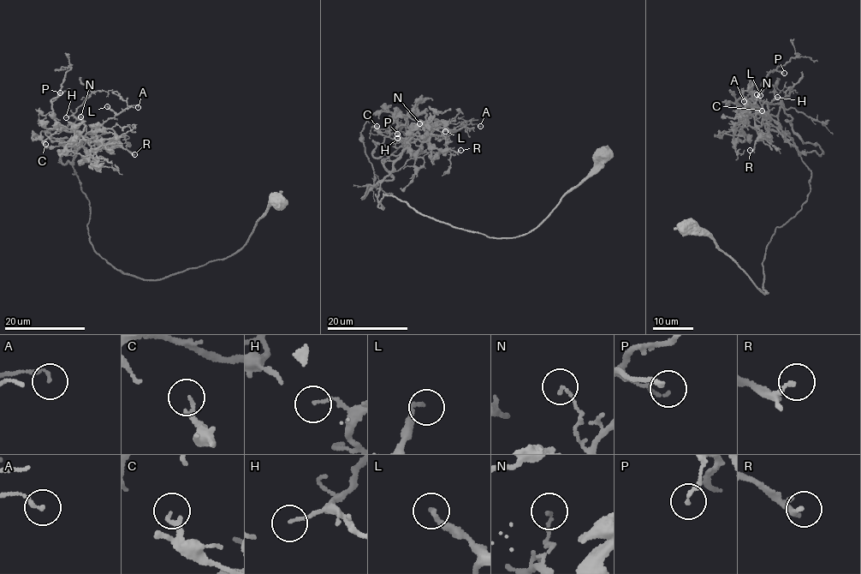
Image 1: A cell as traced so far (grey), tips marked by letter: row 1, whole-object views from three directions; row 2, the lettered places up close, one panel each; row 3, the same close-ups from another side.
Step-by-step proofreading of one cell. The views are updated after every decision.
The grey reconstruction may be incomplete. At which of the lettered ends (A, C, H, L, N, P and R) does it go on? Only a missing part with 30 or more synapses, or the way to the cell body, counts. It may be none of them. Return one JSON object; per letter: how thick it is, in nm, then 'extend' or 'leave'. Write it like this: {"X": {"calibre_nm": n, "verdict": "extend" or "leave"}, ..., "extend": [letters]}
{"A": {"calibre_nm": 130, "verdict": "leave"}, "C": {"calibre_nm": 140, "verdict": "leave"}, "H": {"calibre_nm": 100, "verdict": "leave"}, "L": {"calibre_nm": 160, "verdict": "leave"}, "N": {"calibre_nm": 120, "verdict": "leave"}, "P": {"calibre_nm": 110, "verdict": "leave"}, "R": {"calibre_nm": 120, "verdict": "leave"}, "extend": []}

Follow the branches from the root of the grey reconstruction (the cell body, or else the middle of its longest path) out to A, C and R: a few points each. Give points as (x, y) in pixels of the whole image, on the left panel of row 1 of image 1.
A: (277, 201), (227, 257), (162, 279), (113, 268), (89, 238), (90, 204), (72, 164), (91, 129), (138, 107)
C: (277, 201), (227, 257), (162, 279), (134, 277), (89, 238), (90, 204), (72, 164), (80, 144), (45, 144)
R: (277, 201), (227, 257), (162, 279), (123, 273), (89, 238), (90, 204), (72, 164), (82, 140), (134, 154)

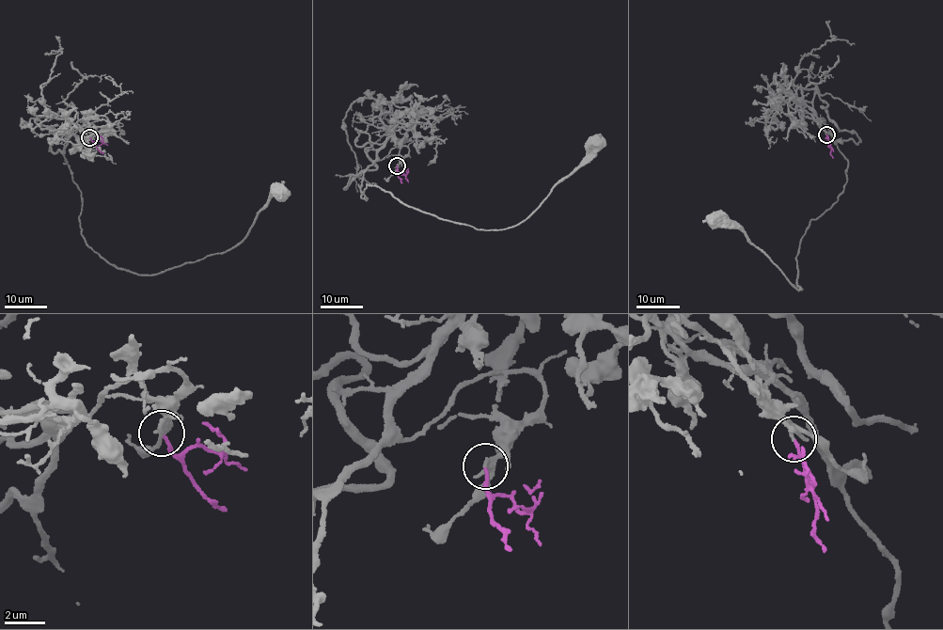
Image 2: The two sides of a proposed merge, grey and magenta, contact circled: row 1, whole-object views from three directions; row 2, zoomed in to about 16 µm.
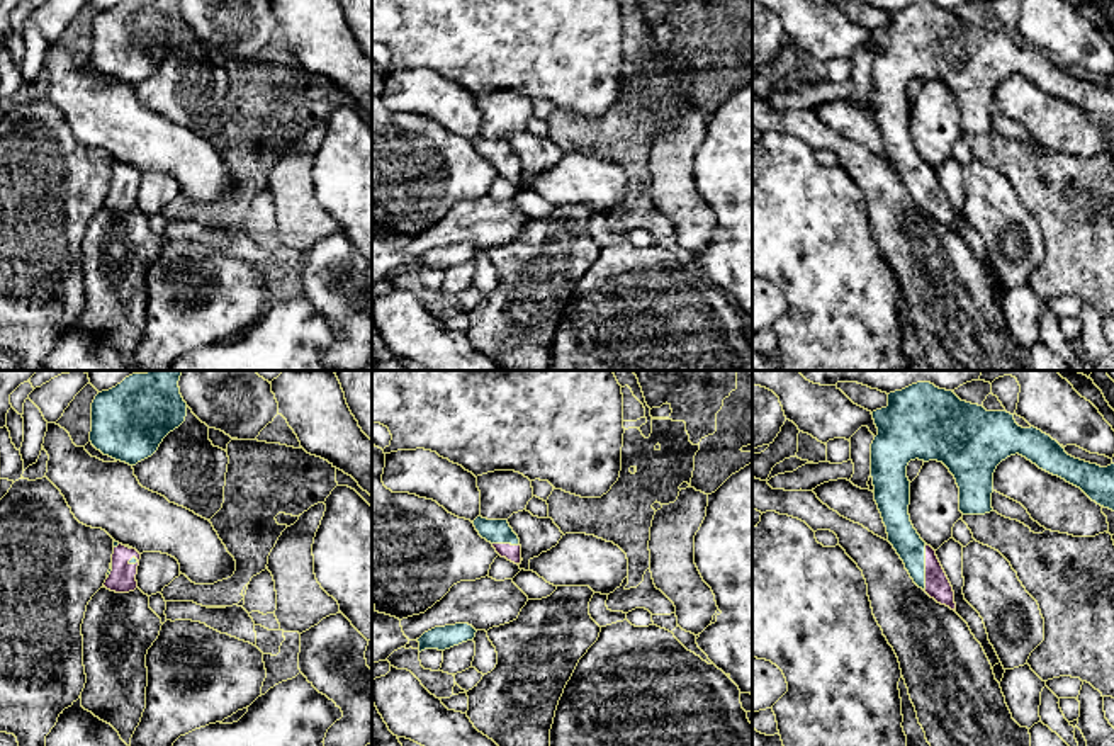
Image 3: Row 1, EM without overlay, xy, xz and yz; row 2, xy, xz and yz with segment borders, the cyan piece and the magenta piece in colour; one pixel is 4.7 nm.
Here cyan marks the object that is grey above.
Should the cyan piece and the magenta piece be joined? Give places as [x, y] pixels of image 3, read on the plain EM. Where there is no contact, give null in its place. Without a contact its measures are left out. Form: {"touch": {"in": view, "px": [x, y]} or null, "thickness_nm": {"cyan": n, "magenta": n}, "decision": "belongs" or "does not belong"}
{"touch": {"in": "yz", "px": [924, 187]}, "thickness_nm": {"cyan": 140, "magenta": 120}, "decision": "belongs"}

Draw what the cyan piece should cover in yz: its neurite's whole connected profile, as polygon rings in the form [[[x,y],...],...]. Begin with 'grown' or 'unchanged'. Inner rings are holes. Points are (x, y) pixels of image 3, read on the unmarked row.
grown; [[[917,2],[890,12],[888,25],[871,34],[878,48],[871,63],[873,112],[888,161],[914,202],[954,231],[954,211],[936,170],[910,141],[910,80],[937,80],[949,88],[959,107],[963,134],[993,131],[993,92],[1016,73],[1114,131],[1114,83],[1100,87],[1075,78],[1041,49],[1019,46],[1007,31],[987,31],[961,20],[953,10]]]

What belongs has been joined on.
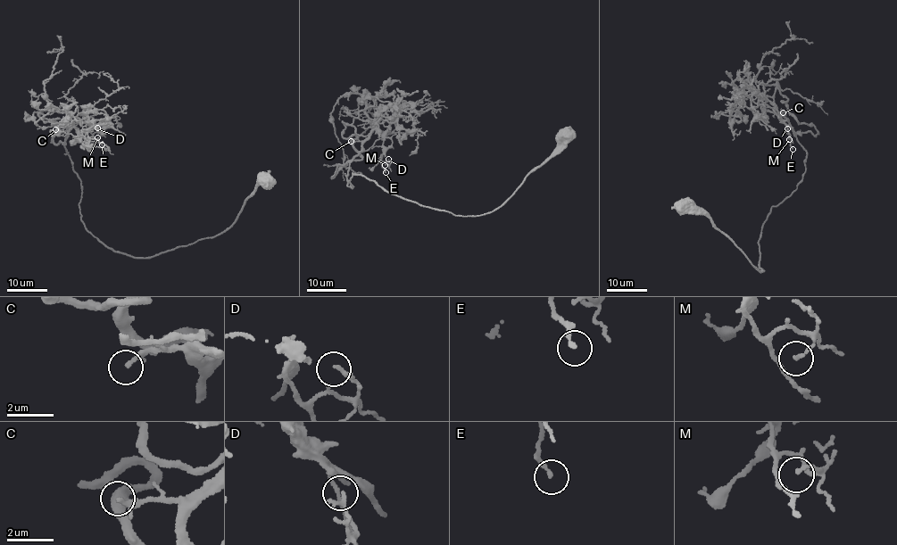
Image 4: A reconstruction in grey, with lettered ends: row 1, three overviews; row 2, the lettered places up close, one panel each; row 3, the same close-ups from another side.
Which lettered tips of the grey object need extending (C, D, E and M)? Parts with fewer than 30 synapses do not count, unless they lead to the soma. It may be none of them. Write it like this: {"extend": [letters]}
{"extend": ["C"]}

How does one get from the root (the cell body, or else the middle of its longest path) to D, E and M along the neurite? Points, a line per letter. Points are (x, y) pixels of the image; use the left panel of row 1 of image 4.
D: (266, 180), (216, 235), (152, 257), (114, 251), (80, 218), (81, 184), (64, 145), (78, 122), (97, 127)
E: (266, 180), (219, 234), (152, 257), (129, 256), (104, 246), (80, 218), (68, 132), (87, 123), (102, 144)
M: (266, 180), (216, 235), (126, 255), (80, 218), (81, 184), (64, 144), (78, 122), (97, 137)

